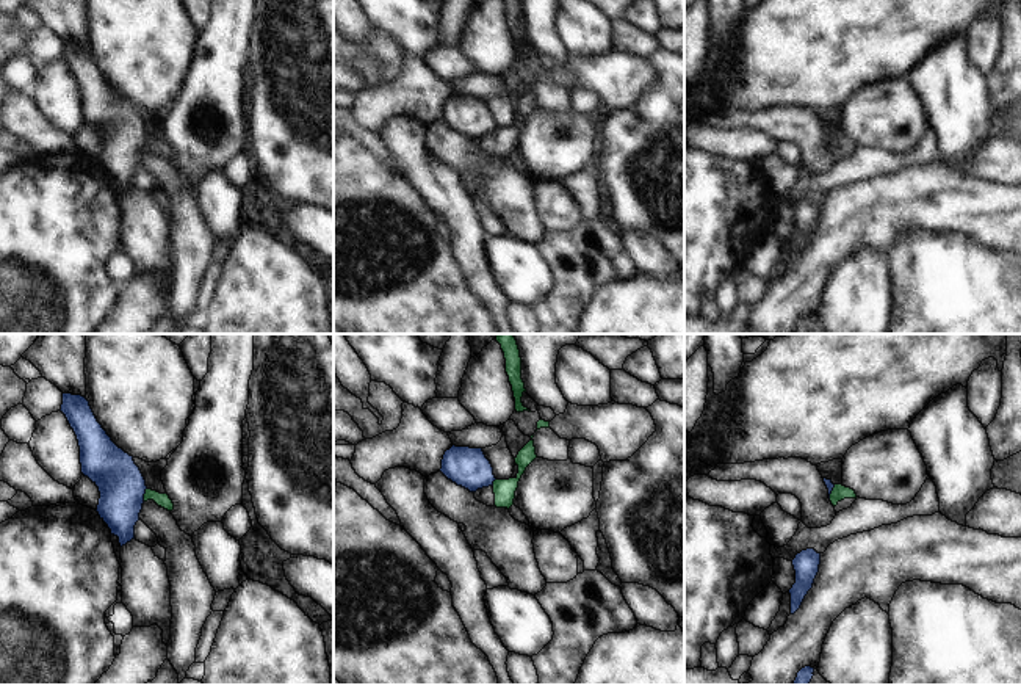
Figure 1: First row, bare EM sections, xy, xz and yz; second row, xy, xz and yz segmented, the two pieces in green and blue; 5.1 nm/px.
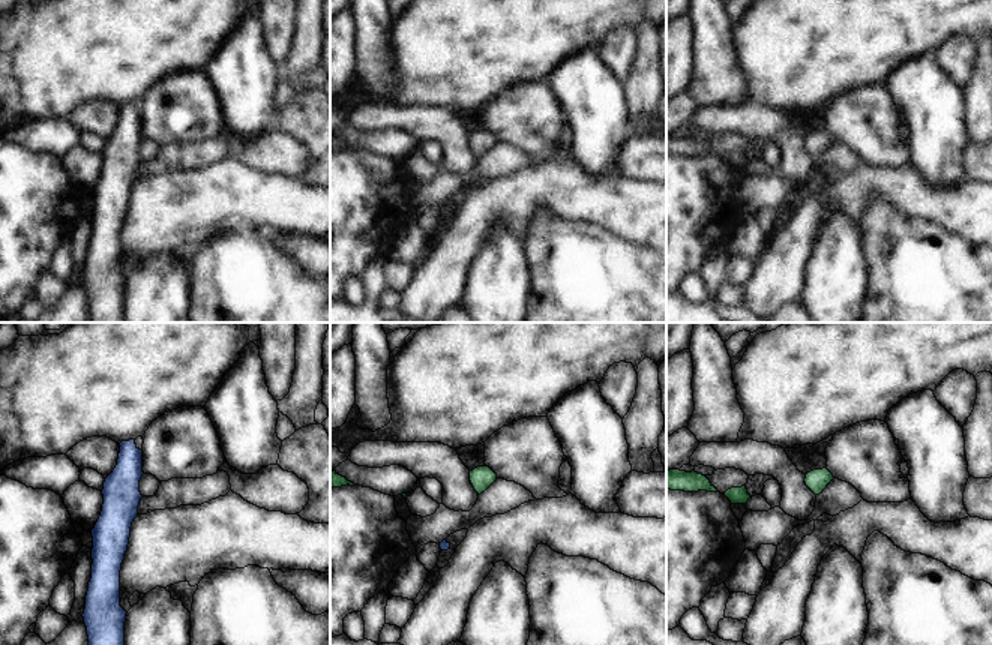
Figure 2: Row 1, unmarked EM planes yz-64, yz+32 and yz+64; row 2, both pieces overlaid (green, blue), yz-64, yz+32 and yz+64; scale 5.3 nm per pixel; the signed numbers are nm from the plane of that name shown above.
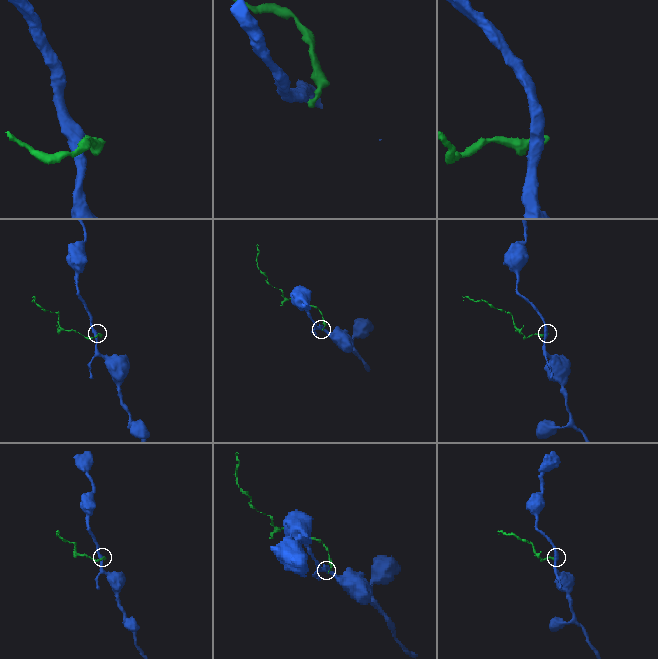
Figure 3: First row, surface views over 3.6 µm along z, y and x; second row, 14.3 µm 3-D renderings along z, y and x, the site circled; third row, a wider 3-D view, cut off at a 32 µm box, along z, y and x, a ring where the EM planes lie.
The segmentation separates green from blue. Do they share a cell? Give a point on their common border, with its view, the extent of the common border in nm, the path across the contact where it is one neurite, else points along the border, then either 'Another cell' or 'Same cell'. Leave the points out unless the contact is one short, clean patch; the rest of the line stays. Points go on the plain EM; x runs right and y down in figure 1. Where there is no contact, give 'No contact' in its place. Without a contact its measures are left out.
Touches green at xy (144, 143). Shared border 70 nm. Boundary: xy (146, 137), (143, 149). Another cell.

